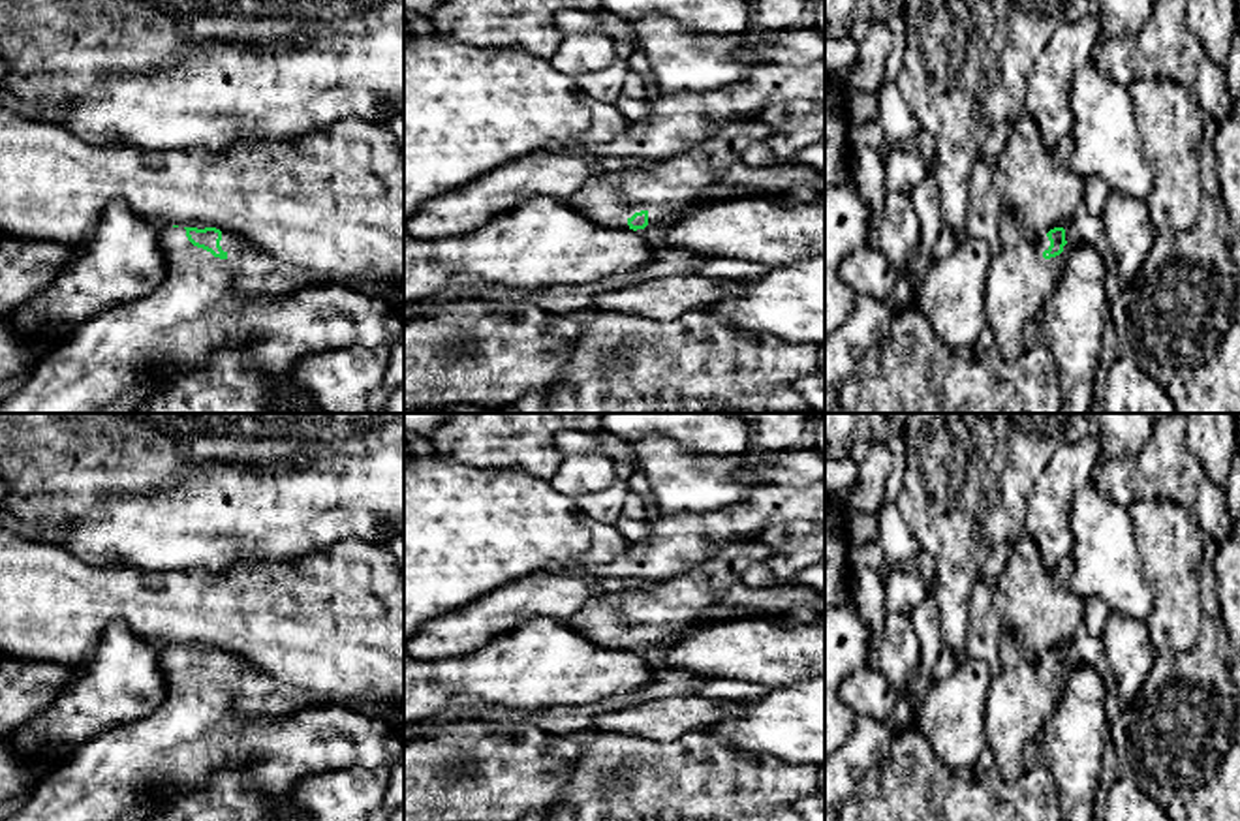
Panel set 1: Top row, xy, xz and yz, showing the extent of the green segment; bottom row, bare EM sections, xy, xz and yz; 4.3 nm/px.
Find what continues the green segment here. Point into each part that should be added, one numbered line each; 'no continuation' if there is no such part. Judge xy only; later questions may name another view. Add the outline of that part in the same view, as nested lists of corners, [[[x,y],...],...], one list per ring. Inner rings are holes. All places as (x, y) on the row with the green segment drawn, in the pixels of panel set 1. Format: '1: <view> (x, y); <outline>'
1: xy (113, 354); [[[184,227],[160,231],[160,244],[167,265],[162,286],[73,329],[23,389],[0,402],[0,413],[101,413],[148,385],[177,329],[233,291],[235,263],[252,250],[222,233],[227,257],[220,259],[194,246]]]

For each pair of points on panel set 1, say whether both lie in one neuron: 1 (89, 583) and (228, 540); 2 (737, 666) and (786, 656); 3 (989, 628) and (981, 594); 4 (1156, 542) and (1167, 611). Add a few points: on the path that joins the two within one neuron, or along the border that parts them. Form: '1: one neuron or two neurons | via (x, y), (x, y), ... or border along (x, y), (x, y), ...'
1: two neurons | border along (96, 564), (134, 564), (147, 570), (185, 568)
2: one neuron | via (748, 656), (774, 656)
3: one neuron | via (985, 620), (981, 602)
4: one neuron | via (1167, 558), (1167, 594)

